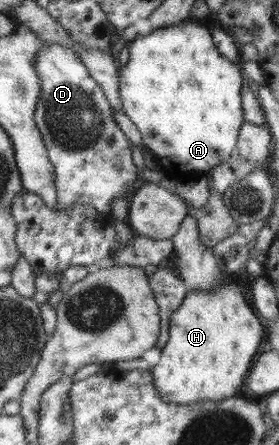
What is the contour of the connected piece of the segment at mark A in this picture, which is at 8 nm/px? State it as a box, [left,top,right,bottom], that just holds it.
[119,19,247,181]

